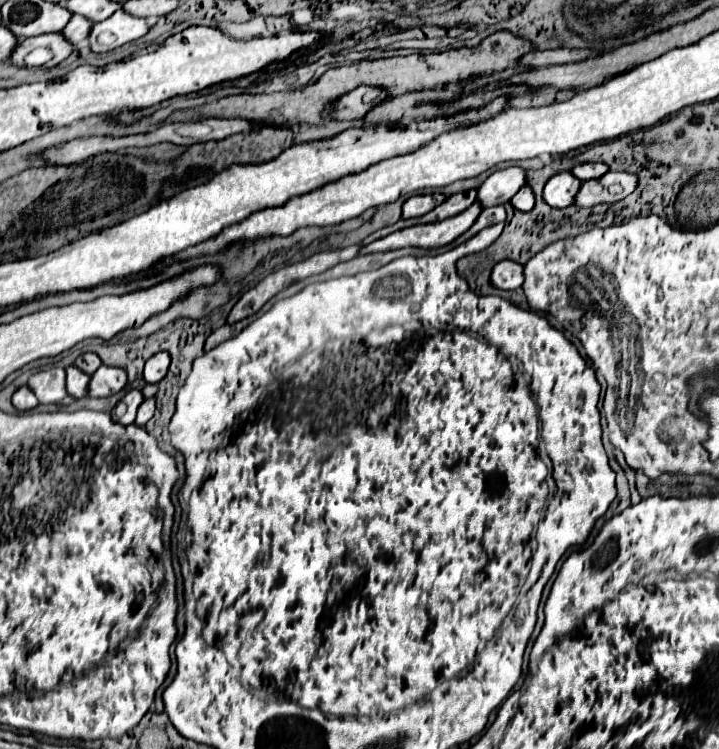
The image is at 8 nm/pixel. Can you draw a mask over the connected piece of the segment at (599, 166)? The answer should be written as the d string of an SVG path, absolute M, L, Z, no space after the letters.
M583 163L583 165L577 165L571 173L581 181L589 181L589 179L599 179L607 171L609 167L605 163Z

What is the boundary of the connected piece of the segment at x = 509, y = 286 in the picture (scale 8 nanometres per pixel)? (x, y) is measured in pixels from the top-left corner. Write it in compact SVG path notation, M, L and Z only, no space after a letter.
M501 261L499 265L495 265L491 281L497 289L505 291L519 289L523 285L523 267L515 261Z

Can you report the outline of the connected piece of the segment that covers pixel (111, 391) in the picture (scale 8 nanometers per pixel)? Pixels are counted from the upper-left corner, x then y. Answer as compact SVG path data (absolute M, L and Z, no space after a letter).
M101 365L89 383L89 397L111 397L127 385L127 375L119 367Z

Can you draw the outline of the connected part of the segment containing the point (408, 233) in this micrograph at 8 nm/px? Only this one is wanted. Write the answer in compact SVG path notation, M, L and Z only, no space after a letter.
M475 201L469 209L465 209L459 215L453 215L449 219L435 221L429 225L413 225L413 227L395 231L379 241L373 241L371 245L365 245L361 249L361 253L367 255L367 253L379 253L379 251L393 251L393 249L401 249L401 247L435 249L435 247L449 245L475 223L481 209L483 209L481 203Z

